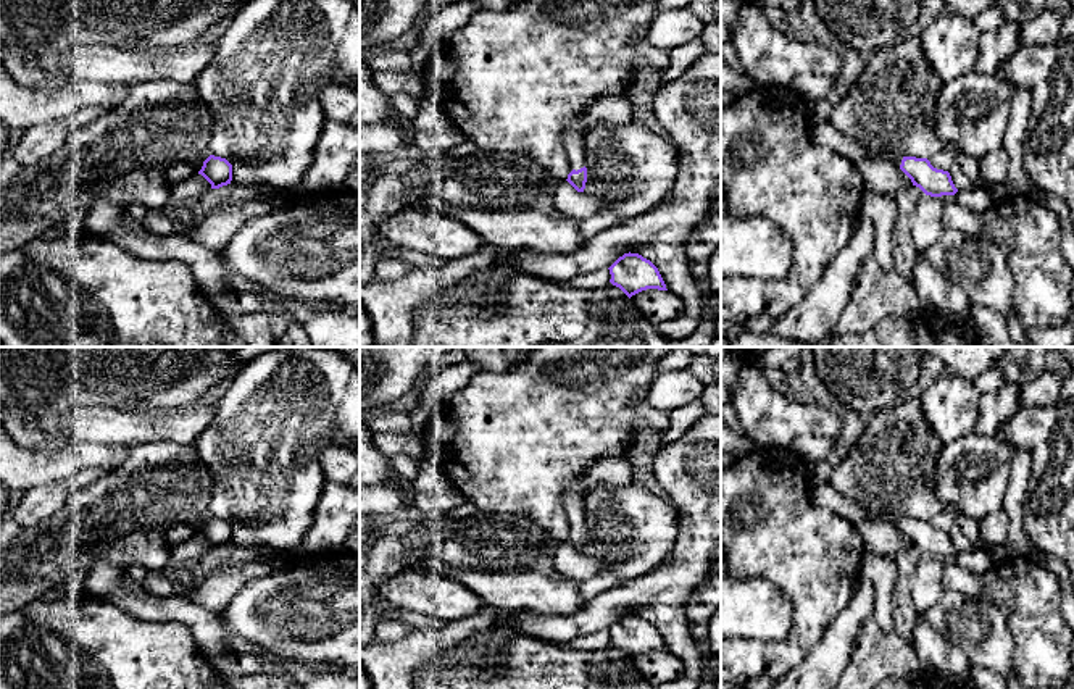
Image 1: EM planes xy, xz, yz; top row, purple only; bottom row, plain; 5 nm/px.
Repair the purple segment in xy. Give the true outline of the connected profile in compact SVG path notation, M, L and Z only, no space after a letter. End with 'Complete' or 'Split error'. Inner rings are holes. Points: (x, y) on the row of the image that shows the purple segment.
M210 155L202 169L198 171L210 184L211 189L219 189L231 184L232 181L232 165L221 157Z. Complete

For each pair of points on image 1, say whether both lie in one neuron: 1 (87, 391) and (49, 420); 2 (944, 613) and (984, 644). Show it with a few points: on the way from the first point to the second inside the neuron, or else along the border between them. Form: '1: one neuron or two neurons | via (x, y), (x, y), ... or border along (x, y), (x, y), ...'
1: one neuron | via (78, 391), (55, 410)
2: one neuron | via (953, 617), (974, 634)

